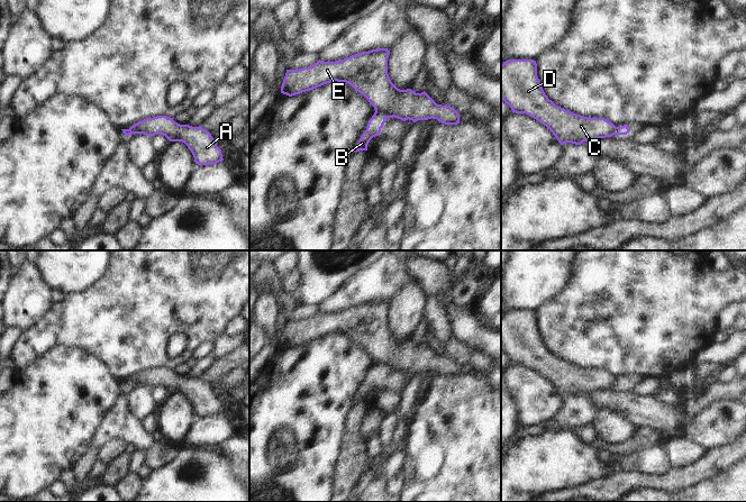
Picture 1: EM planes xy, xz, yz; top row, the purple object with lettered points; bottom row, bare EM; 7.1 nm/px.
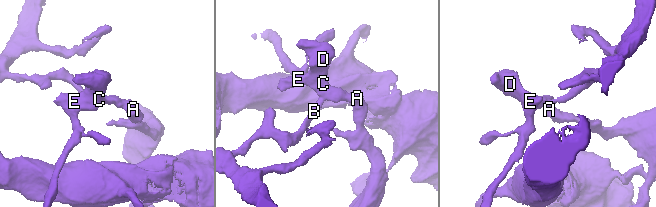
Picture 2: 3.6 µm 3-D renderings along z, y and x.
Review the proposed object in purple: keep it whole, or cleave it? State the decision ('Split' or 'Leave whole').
Split

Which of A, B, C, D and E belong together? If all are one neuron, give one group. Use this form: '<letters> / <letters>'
A C D E / B

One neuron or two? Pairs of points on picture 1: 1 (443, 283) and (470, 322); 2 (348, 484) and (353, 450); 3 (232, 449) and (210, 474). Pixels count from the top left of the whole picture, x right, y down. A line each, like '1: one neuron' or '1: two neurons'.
1: one neuron
2: one neuron
3: two neurons

